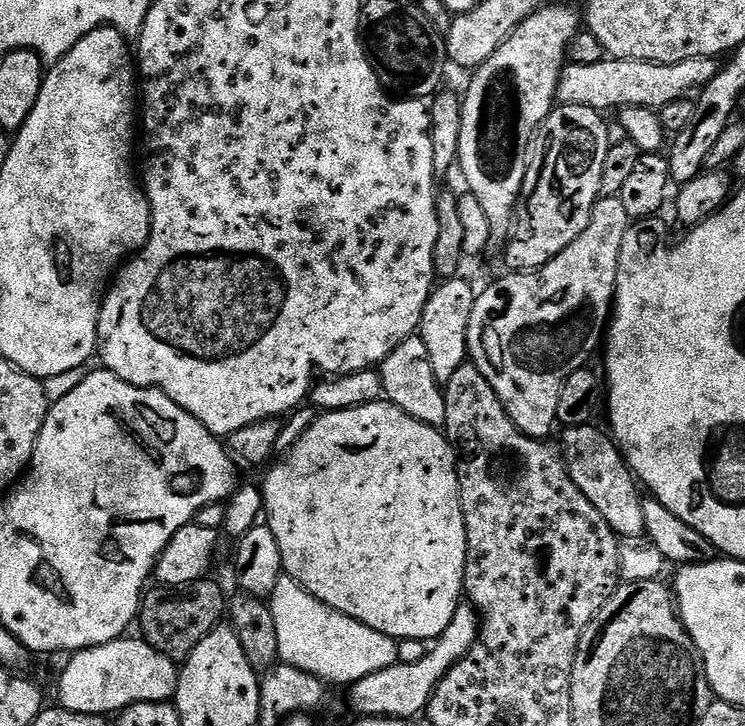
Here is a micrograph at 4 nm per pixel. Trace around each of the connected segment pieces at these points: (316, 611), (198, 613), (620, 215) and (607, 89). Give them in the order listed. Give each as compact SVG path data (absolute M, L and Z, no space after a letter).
M281 575L270 597L274 626L278 626L280 660L314 674L325 685L351 686L367 675L397 662L397 641L362 622L335 612L301 586L293 576Z
M212 578L190 582L182 586L149 587L140 602L139 635L162 654L175 662L183 662L212 631L221 627L226 616L226 596Z
M606 196L597 200L592 208L590 222L562 254L558 254L546 266L531 270L512 270L501 280L496 280L485 292L481 291L474 302L474 314L470 314L468 331L468 355L476 369L494 386L494 394L504 404L506 414L527 436L533 440L551 437L552 427L557 427L558 398L562 386L574 370L585 367L597 352L610 320L616 295L616 275L620 247L630 229L626 206L619 196Z
M707 56L690 58L686 62L655 64L645 60L617 60L605 58L594 62L594 66L565 63L564 73L556 91L556 100L570 106L590 106L597 110L633 108L642 106L659 110L670 102L685 99L689 94L706 87L718 71L715 59Z

